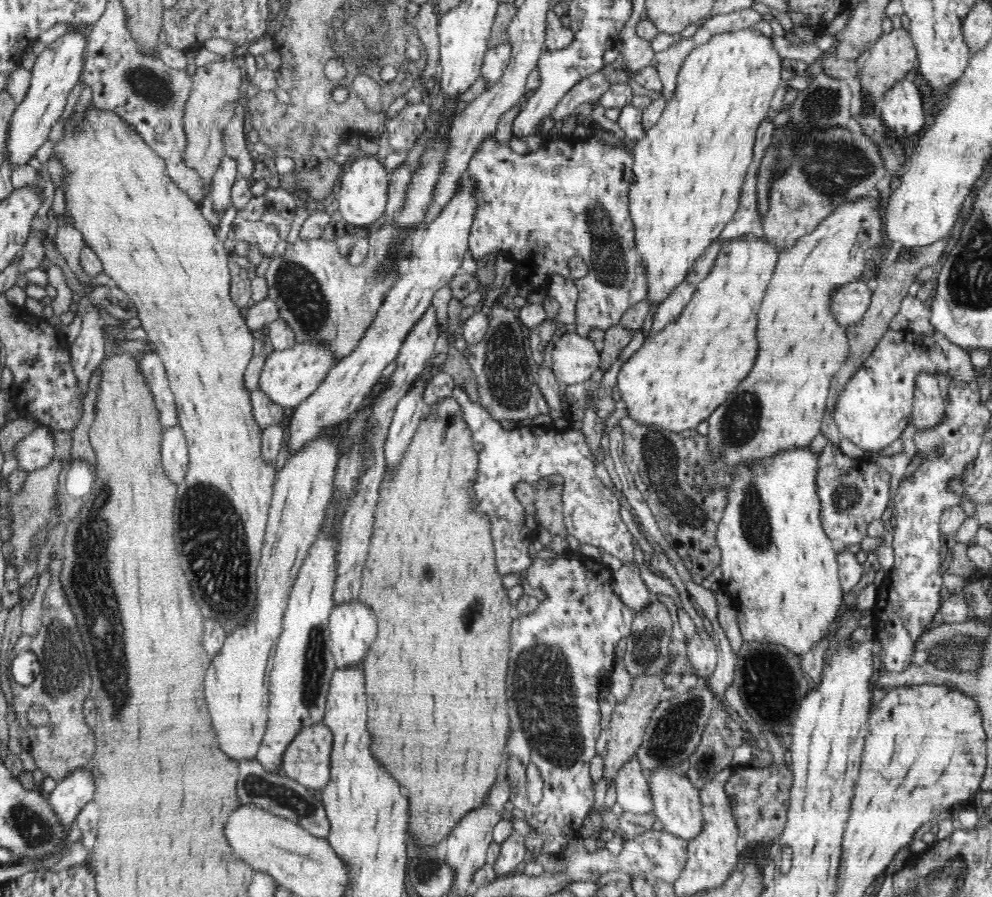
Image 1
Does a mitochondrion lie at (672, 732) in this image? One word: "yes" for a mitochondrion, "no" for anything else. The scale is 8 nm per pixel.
yes

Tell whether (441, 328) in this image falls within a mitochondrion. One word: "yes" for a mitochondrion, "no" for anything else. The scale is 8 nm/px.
no

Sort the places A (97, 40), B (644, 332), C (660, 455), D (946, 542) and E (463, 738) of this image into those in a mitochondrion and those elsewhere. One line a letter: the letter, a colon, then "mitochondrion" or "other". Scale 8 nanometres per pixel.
A: other
B: other
C: mitochondrion
D: other
E: other

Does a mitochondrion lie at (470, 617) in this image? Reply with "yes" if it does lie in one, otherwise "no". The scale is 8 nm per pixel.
no

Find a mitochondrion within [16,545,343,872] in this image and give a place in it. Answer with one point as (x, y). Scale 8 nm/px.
(64, 673)

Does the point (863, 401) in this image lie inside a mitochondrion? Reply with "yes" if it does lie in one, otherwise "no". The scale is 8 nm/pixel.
no

